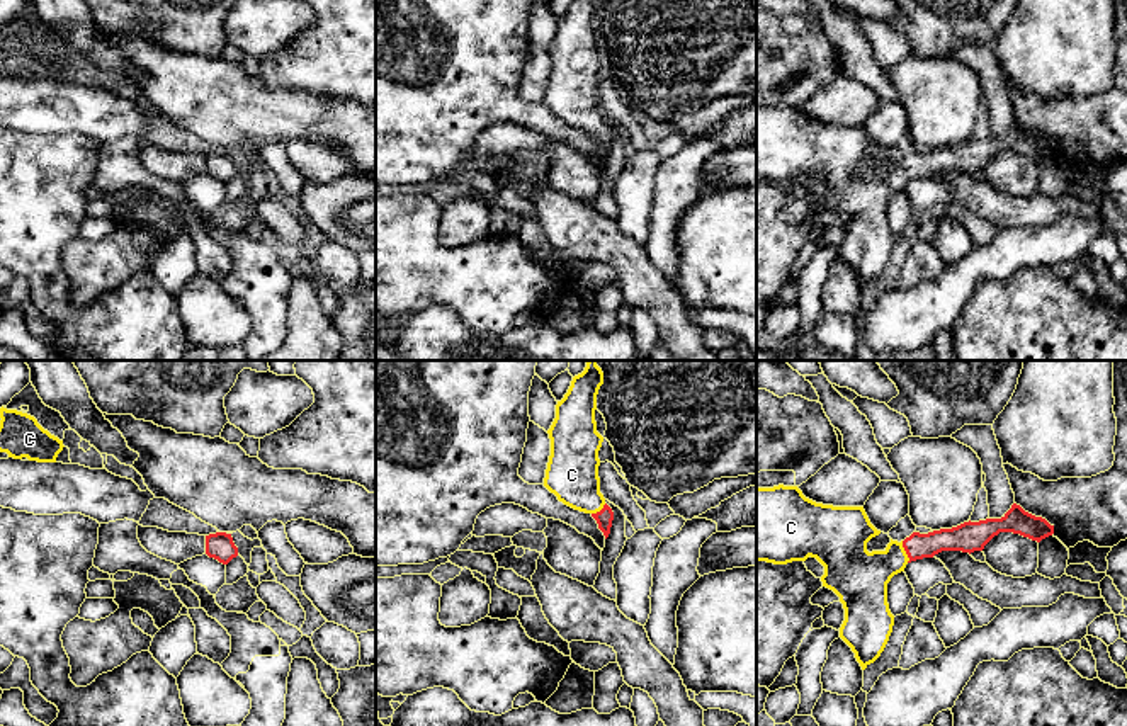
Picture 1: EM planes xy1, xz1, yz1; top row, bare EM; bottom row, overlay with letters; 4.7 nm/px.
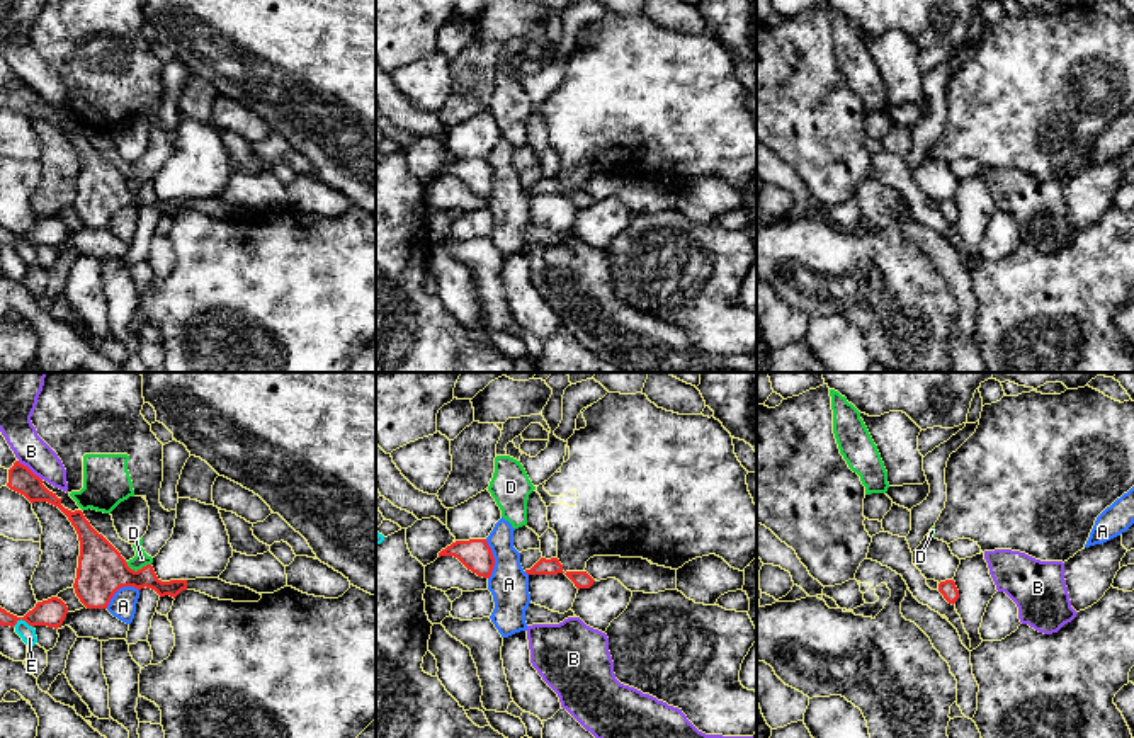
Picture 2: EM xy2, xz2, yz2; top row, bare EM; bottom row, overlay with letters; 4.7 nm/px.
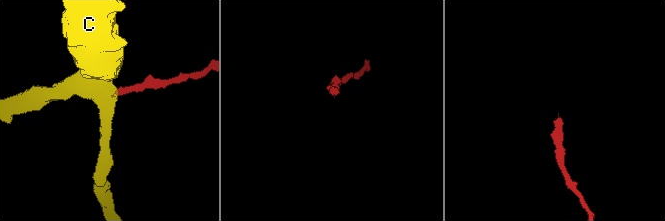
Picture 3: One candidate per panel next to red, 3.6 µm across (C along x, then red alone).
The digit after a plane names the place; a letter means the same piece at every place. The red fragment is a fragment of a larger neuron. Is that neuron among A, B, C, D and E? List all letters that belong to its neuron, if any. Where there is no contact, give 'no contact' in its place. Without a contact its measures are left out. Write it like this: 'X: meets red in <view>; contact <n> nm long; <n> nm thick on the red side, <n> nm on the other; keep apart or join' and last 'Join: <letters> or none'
A: meets red in xy2; contact 180 nm long; 220 nm thick on the red side, 130 nm on the other; keep apart
B: meets red in xy2; contact 150 nm long; 120 nm thick on the red side, 150 nm on the other; keep apart
C: meets red in yz1; contact 110 nm long; 120 nm thick on the red side, 260 nm on the other; join
D: meets red in xy2; contact 130 nm long; 220 nm thick on the red side, 70 nm on the other; keep apart
E: meets red in xy2; contact 100 nm long; 140 nm thick on the red side, 80 nm on the other; keep apart
Join: C

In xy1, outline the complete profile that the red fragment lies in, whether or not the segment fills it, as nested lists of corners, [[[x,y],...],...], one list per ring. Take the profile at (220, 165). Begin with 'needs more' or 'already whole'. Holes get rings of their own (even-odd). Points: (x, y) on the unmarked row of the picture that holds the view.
already whole; [[[216,151],[206,155],[206,173],[223,184],[228,184],[238,175],[238,167],[235,165],[231,153]]]

